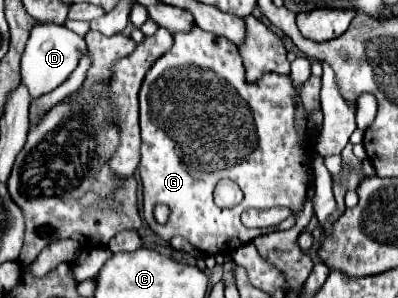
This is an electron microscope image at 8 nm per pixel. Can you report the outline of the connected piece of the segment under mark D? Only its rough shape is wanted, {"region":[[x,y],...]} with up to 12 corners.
{"region":[[35,25],[21,81],[37,99],[61,85],[87,50],[63,25]]}

